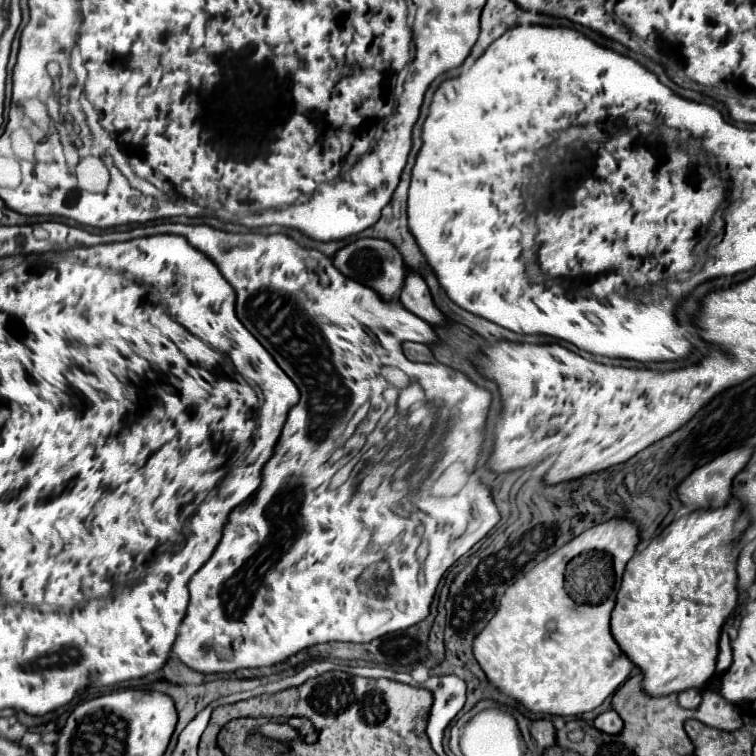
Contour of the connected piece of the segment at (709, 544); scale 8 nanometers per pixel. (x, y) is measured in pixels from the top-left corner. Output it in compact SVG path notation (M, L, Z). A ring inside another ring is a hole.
M737 502L727 504L719 510L697 510L675 522L671 522L659 536L655 536L647 548L637 552L627 568L617 592L617 604L611 614L611 634L615 642L625 650L625 656L639 668L643 680L641 688L645 694L665 696L679 694L681 690L701 688L711 676L723 674L731 664L731 648L727 632L721 634L721 650L717 658L719 632L725 618L737 606L737 572L735 572L735 522L741 516L741 506Z

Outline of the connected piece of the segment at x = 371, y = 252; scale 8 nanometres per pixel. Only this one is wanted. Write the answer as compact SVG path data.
M359 238L347 244L333 256L333 264L337 266L337 270L341 270L341 274L369 286L381 296L381 300L387 300L387 302L399 298L401 286L405 282L405 274L409 274L397 248L393 248L391 242L385 242L381 238Z

